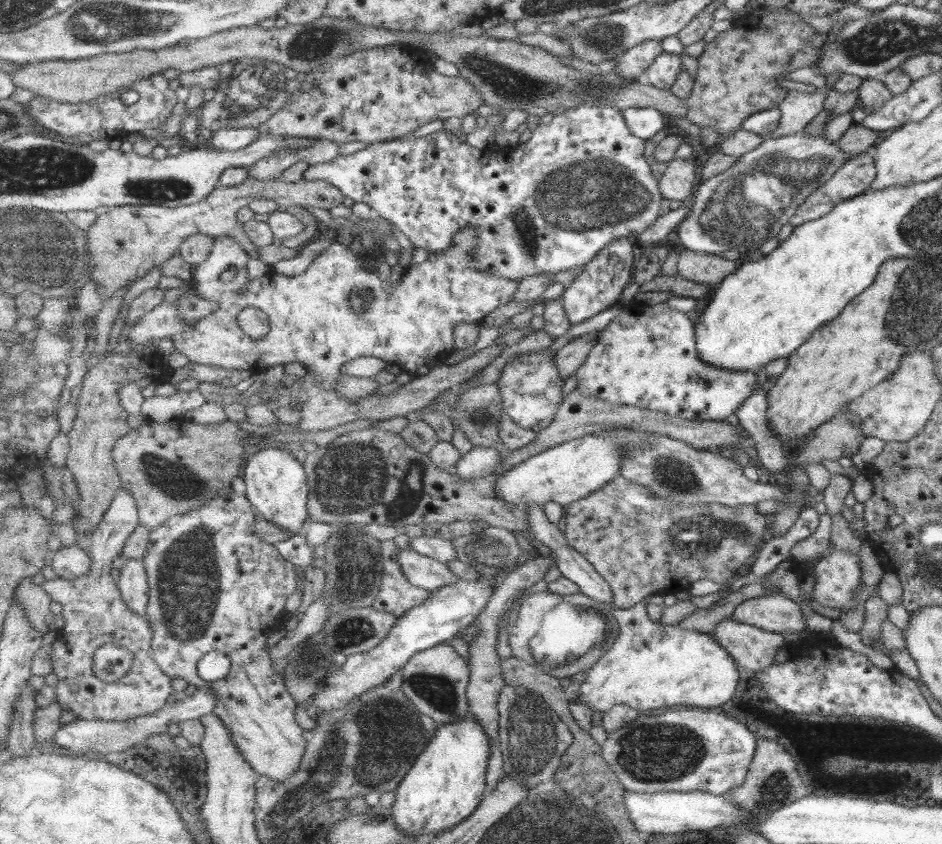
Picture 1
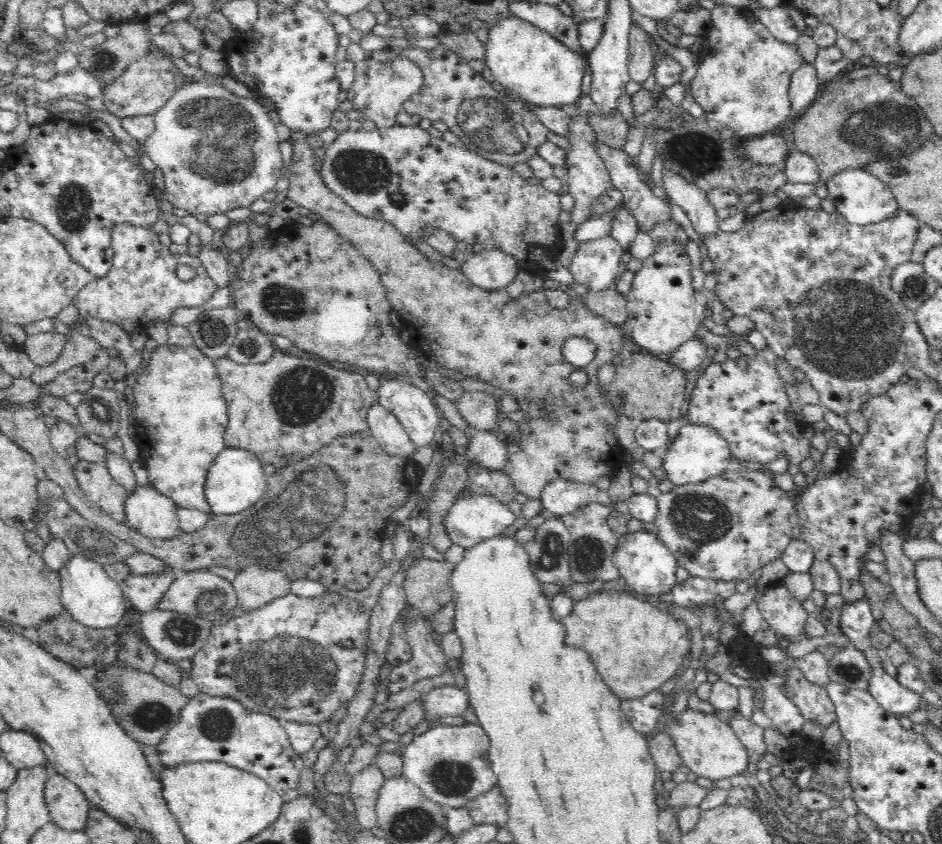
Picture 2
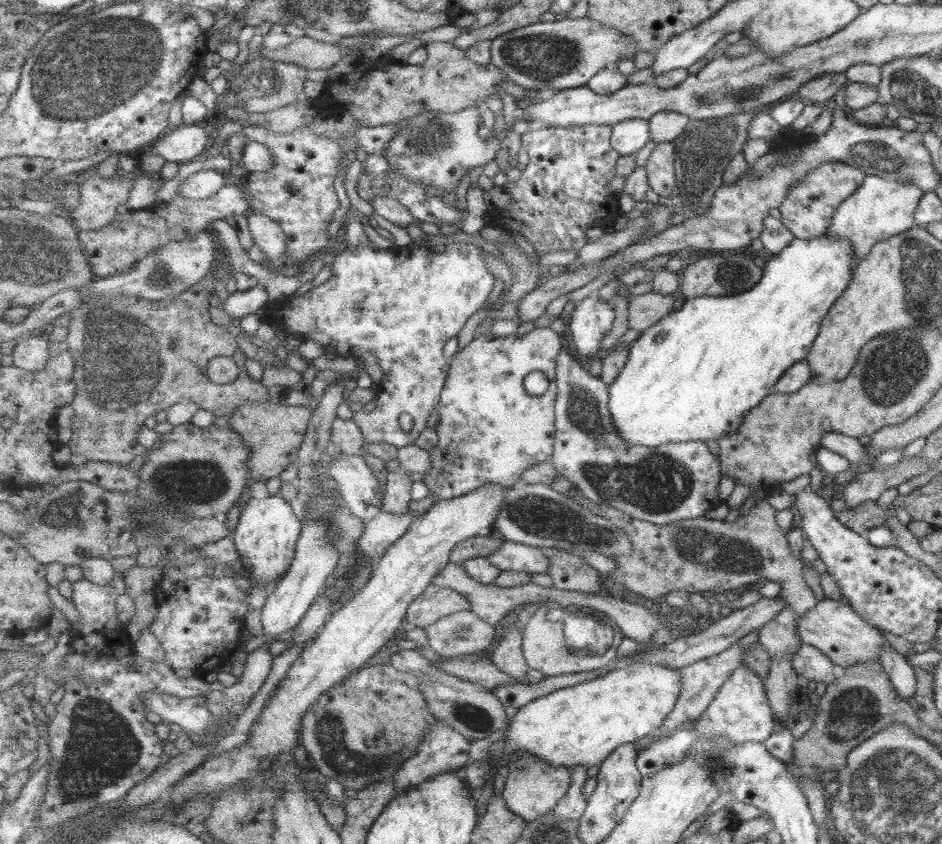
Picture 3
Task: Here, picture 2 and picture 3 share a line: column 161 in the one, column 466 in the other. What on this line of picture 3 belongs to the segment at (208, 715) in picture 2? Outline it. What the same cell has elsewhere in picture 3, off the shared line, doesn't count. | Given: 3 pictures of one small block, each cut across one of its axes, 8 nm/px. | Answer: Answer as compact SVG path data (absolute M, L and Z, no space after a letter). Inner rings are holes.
M439 722L435 726L431 726L431 732L425 736L423 744L419 746L417 754L403 762L401 770L394 777L394 784L397 788L397 794L403 794L407 789L411 789L411 785L418 785L427 782L427 779L442 775L455 769L459 770L462 766L467 764L469 760L469 749L471 748L471 742L467 740L467 736L459 734L455 728L449 728L447 724Z

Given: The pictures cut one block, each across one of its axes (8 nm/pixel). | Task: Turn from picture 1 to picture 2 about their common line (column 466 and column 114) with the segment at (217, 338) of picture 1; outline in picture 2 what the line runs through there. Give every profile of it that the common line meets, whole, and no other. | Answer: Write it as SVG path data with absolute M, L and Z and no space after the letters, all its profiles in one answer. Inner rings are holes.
M116 224L111 236L112 266L104 276L93 278L84 285L72 300L82 319L96 317L116 322L130 336L145 333L148 324L166 324L170 328L173 325L172 314L178 308L202 307L210 300L218 286L210 278L200 258L188 253L170 254L168 246L163 246L158 237L158 234L145 227ZM178 264L196 269L196 276L192 280L180 280L176 275Z

